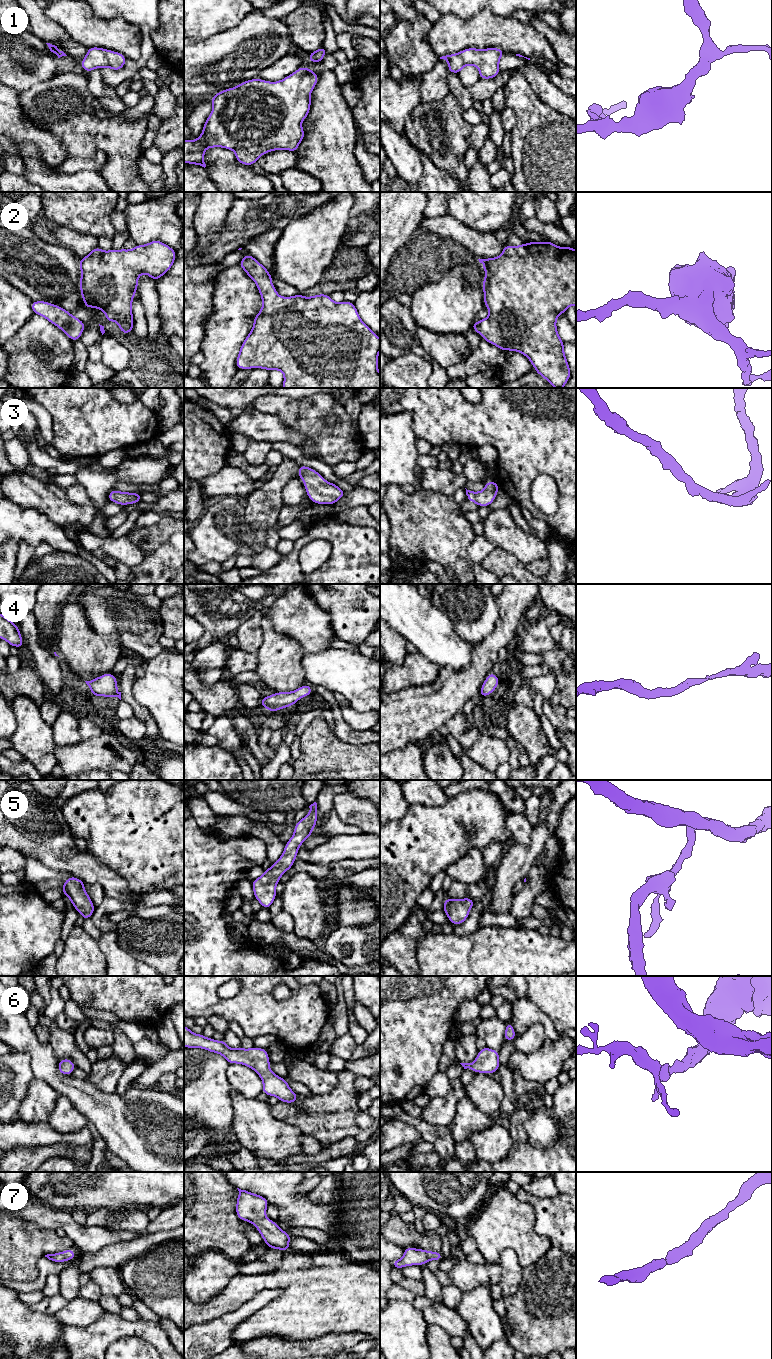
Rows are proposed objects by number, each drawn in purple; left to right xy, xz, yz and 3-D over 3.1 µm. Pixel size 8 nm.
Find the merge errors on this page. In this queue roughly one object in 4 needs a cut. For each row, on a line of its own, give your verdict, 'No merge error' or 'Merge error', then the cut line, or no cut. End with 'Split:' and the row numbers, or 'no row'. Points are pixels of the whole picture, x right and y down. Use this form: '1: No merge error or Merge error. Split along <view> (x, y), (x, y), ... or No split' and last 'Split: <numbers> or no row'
1: No merge error. No split
2: No merge error. No split
3: No merge error. No split
4: No merge error. No split
5: No merge error. No split
6: No merge error. No split
7: No merge error. No split
Split: no row

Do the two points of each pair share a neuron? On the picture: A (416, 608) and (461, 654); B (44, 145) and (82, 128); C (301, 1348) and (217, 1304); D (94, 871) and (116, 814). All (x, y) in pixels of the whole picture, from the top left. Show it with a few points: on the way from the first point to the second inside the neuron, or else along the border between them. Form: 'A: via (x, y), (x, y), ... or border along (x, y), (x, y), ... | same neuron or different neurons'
A: via (426, 619), (450, 643) | same neuron
B: border along (38, 126), (55, 136), (68, 156) | different neurons
C: border along (255, 1337), (279, 1336), (282, 1338), (302, 1339) | different neurons
D: border along (86, 849), (117, 874) | different neurons

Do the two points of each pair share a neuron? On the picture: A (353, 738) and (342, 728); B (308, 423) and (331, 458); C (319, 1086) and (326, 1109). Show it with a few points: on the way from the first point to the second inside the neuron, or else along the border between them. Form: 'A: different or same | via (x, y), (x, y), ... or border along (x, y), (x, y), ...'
A: same | via (350, 735), (345, 731)
B: same | via (317, 432), (331, 446), (331, 449)
C: different | border along (338, 1078), (336, 1086), (330, 1091), (313, 1094)

